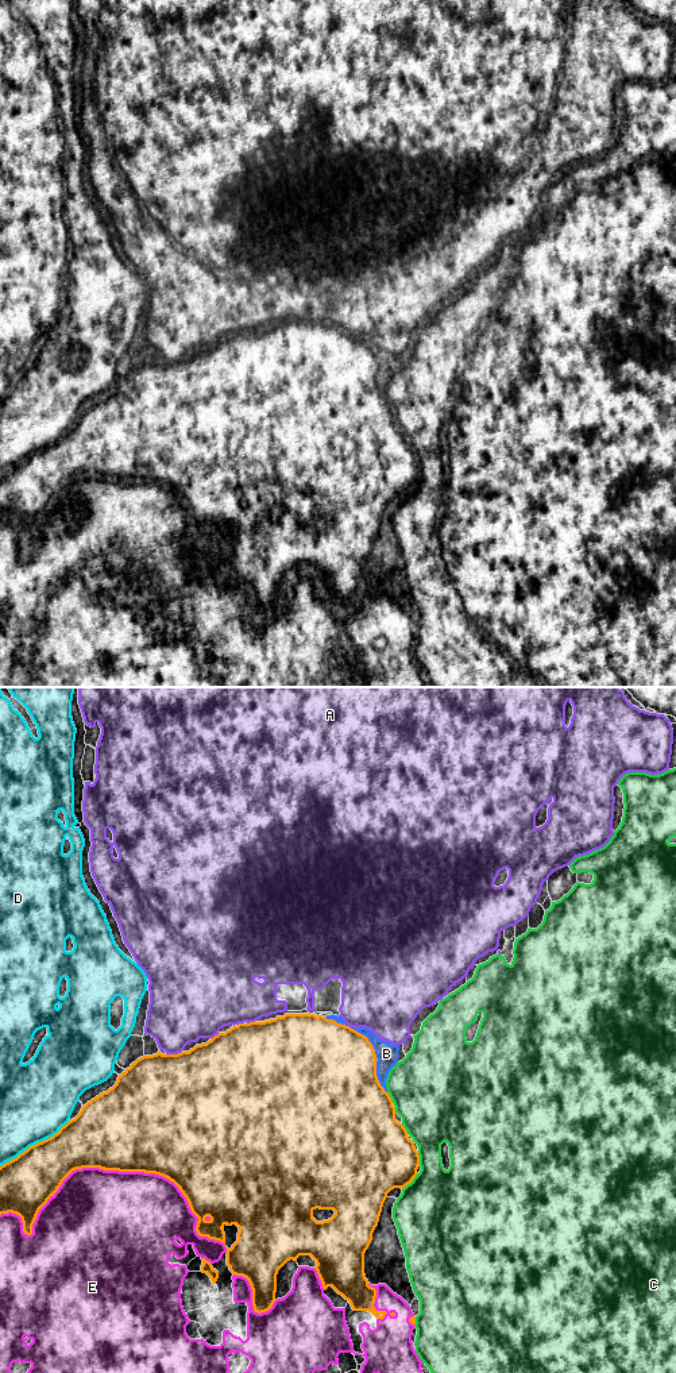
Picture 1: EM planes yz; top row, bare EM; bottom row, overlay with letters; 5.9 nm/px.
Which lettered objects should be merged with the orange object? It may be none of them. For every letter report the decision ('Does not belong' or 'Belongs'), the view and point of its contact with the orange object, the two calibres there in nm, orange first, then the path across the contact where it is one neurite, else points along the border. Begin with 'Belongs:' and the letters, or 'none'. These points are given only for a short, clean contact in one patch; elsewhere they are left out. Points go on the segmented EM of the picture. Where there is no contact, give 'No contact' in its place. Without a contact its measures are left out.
Belongs: B
A: Does not belong. Touches orange at yz (173, 1055). Thickness 500 nm (orange) against 360 nm
B: Belongs. Touches orange at yz (375, 1056). Thickness 500 nm (orange) against 130 nm
C: Does not belong. Touches orange at yz (410, 1181). Thickness 420 nm (orange) against 500 nm
D: Does not belong. Touches orange at yz (35, 1144). Thickness 320 nm (orange) against 420 nm
E: Does not belong. Touches orange at yz (114, 1169). Thickness 500 nm (orange) against 500 nm

